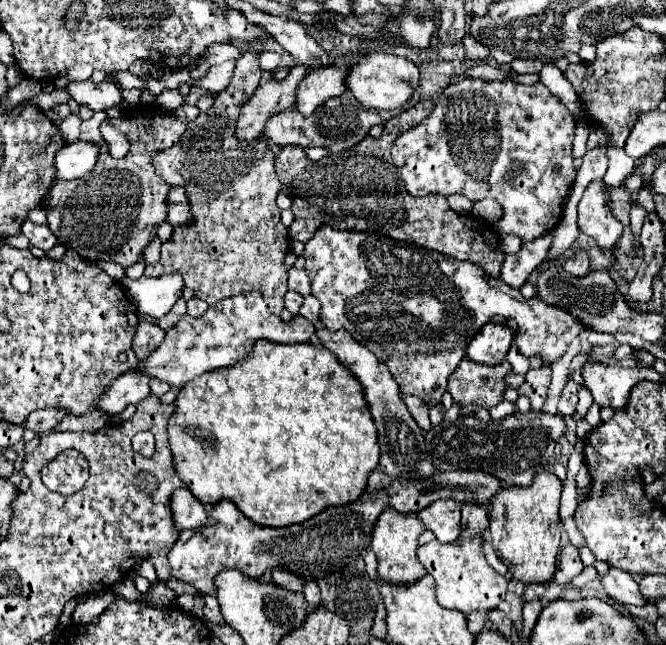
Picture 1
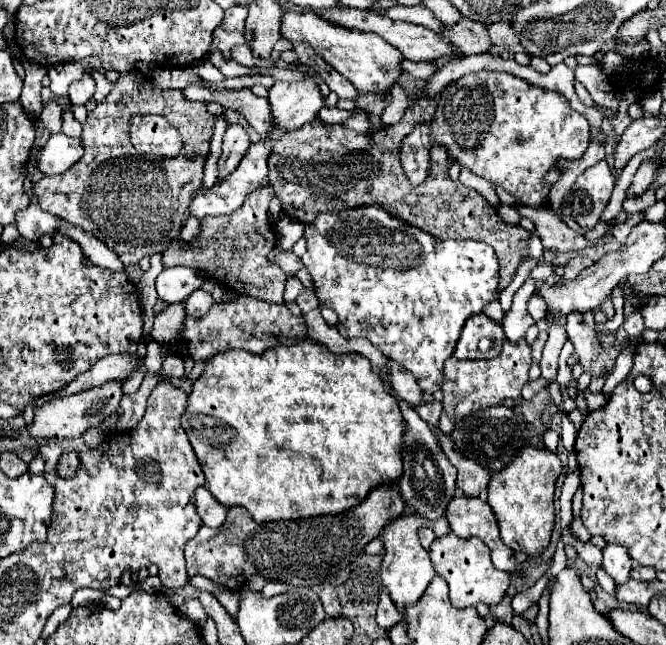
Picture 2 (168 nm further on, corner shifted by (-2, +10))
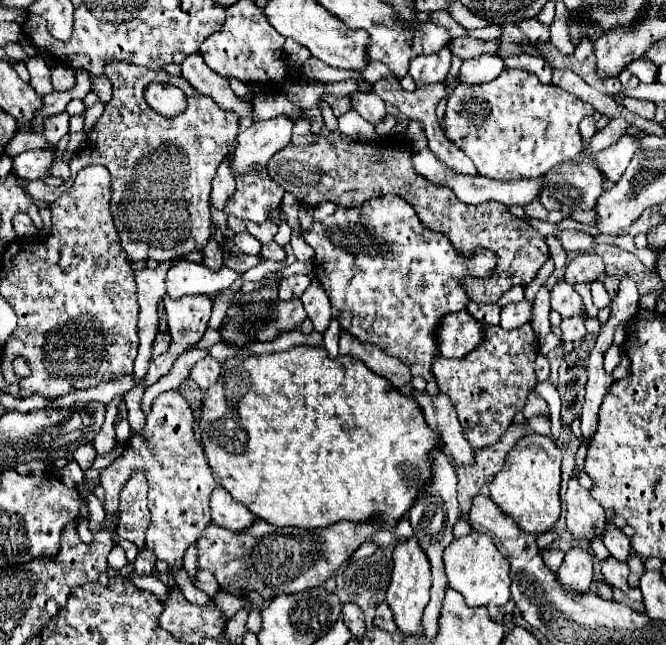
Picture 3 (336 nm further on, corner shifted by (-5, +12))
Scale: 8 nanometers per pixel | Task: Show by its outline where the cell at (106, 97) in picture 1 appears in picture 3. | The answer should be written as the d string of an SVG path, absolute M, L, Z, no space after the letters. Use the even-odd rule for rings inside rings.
M57 66L51 70L51 80L53 80L55 90L69 92L75 86L75 70L65 68L65 66Z

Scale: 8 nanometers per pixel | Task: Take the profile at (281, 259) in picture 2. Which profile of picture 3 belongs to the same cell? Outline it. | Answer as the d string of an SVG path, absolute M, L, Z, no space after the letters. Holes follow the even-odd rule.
M273 240L273 242L267 242L267 244L263 244L263 250L261 250L261 254L267 258L267 260L273 260L273 262L285 262L287 260L287 254L285 254L285 250Z

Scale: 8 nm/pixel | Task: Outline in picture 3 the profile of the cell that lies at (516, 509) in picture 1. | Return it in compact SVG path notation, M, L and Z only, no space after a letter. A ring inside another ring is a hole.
M541 434L523 436L515 448L505 458L505 466L493 482L489 484L491 498L501 508L503 514L513 518L513 522L525 534L545 534L553 530L561 514L559 502L559 484L561 484L561 450L555 446L551 438Z

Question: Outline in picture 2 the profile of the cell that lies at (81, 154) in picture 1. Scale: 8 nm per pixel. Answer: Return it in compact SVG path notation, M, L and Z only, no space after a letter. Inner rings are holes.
M52 134L48 144L36 154L36 168L44 176L56 176L74 166L84 154L80 138L70 138L66 134Z

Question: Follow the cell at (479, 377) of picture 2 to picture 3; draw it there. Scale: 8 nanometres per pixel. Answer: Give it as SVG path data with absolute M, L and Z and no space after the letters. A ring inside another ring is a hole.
M531 324L517 330L501 330L499 326L487 326L485 342L459 360L437 356L433 362L433 374L443 394L447 394L457 410L469 444L479 450L495 444L507 426L513 422L515 412L523 410L525 400L535 380L535 356L539 344L533 336Z

